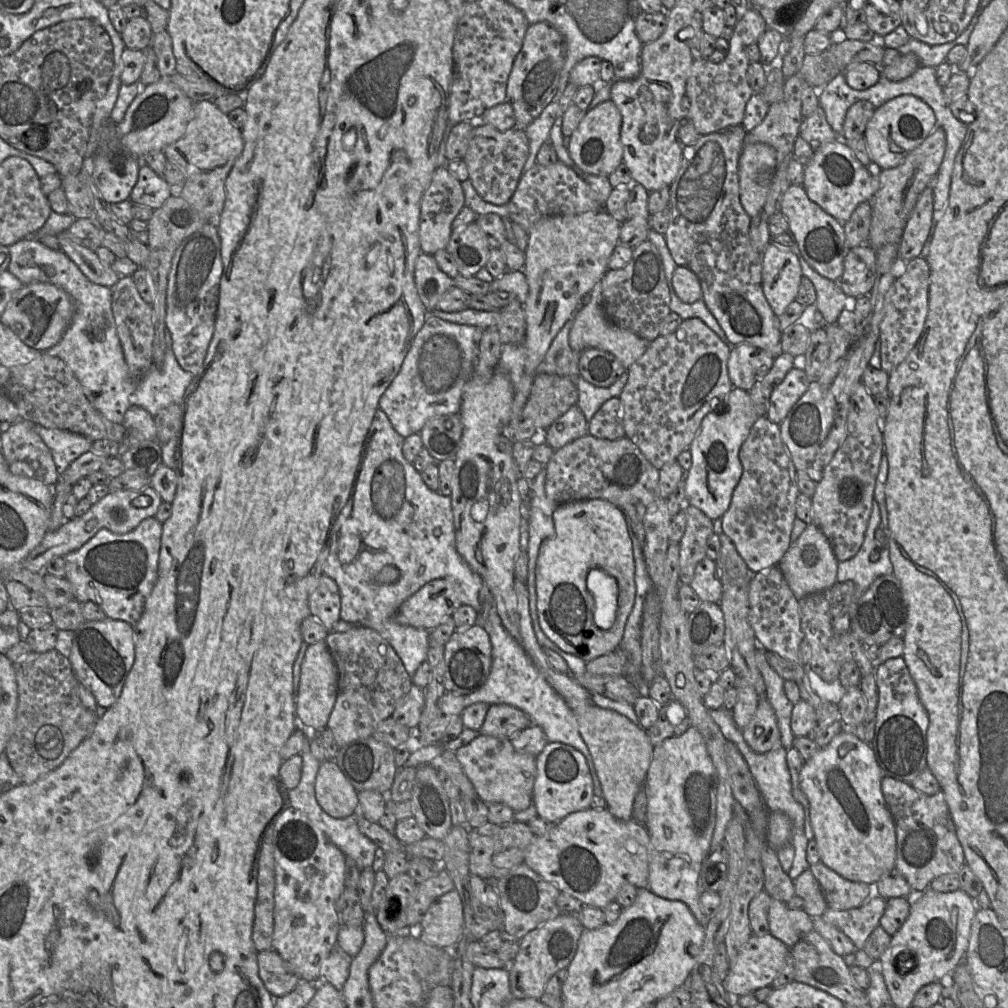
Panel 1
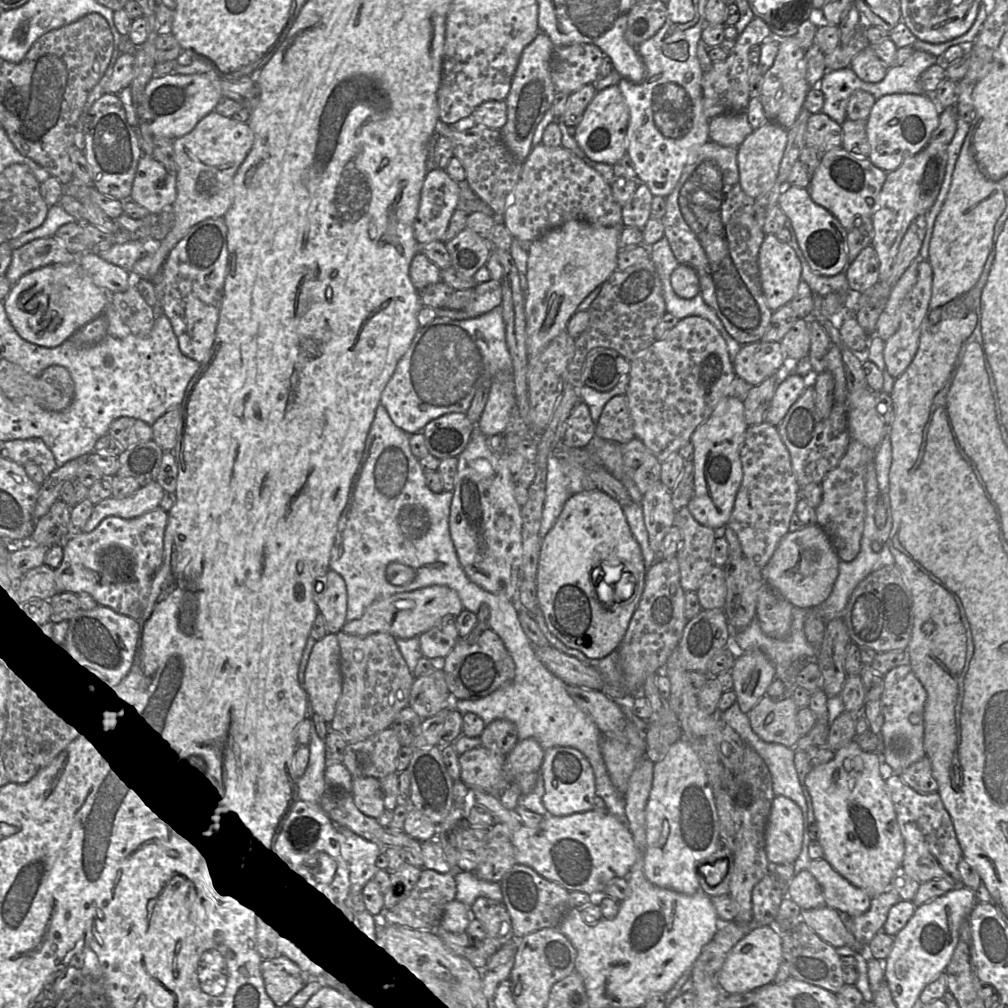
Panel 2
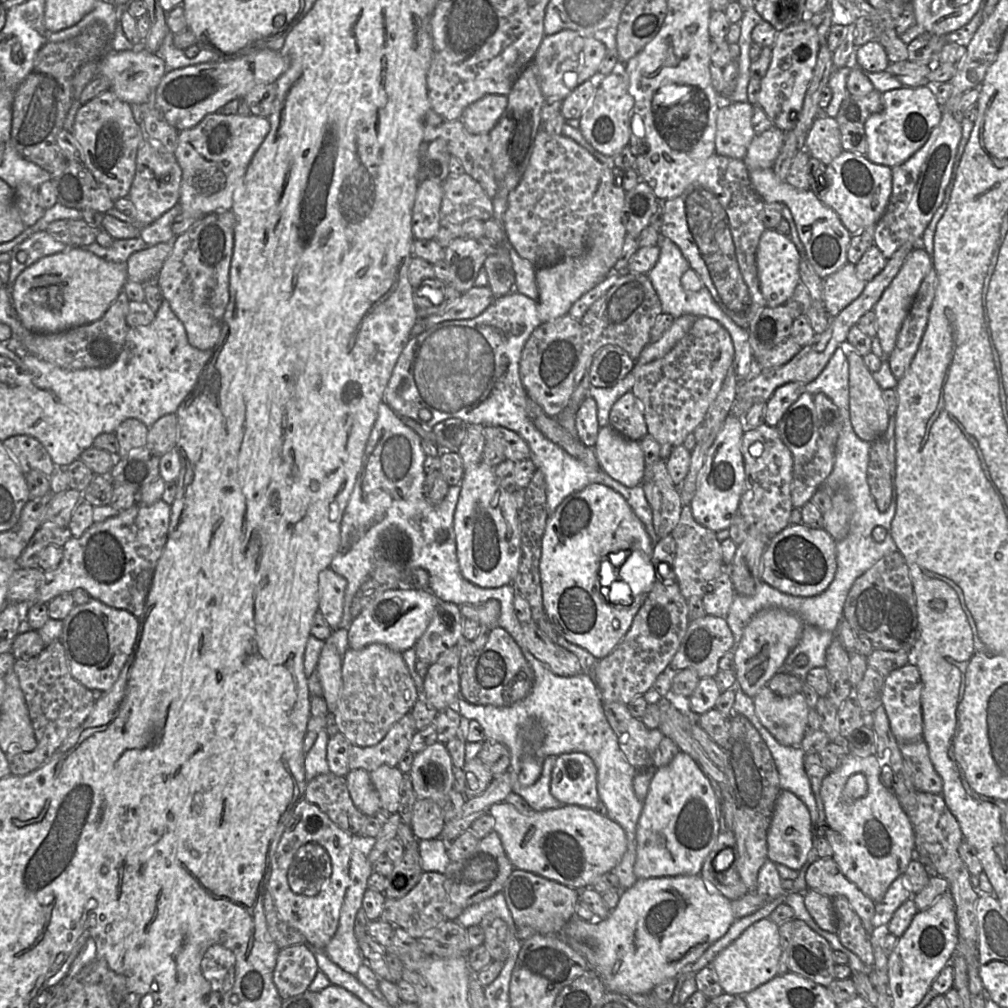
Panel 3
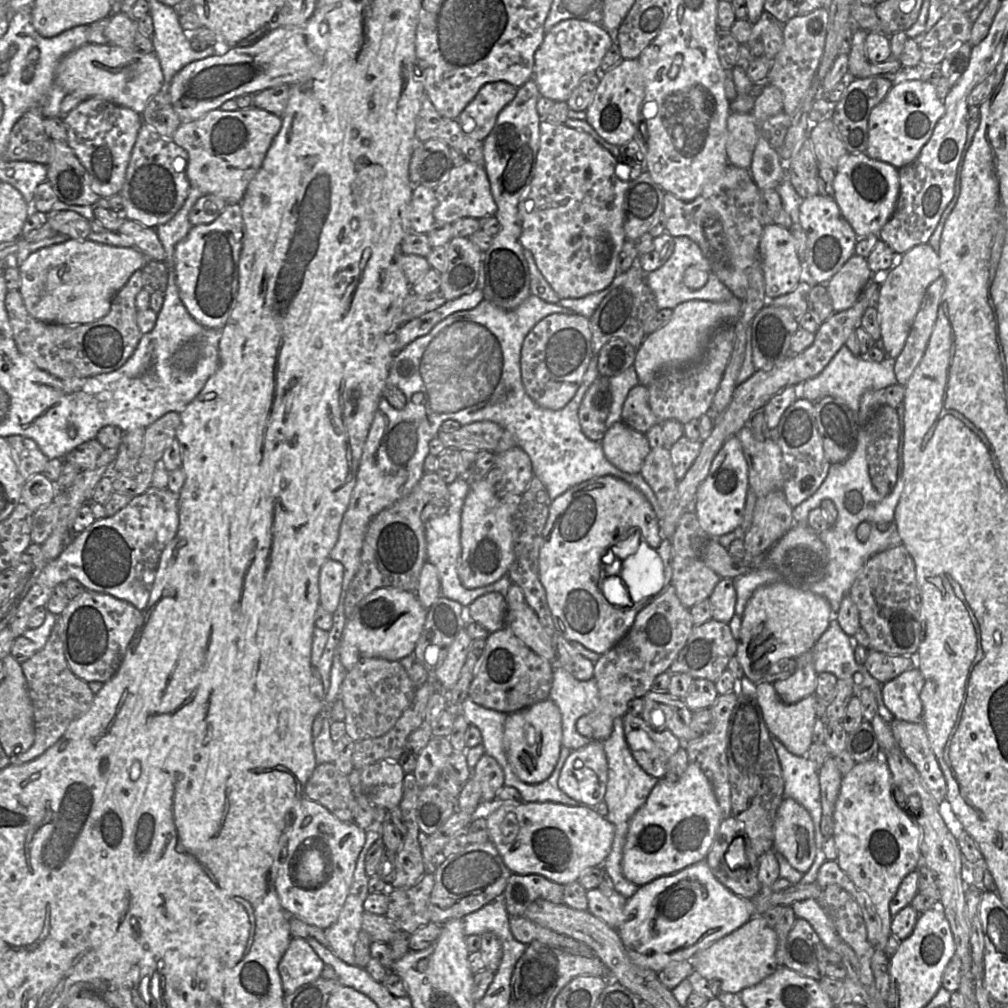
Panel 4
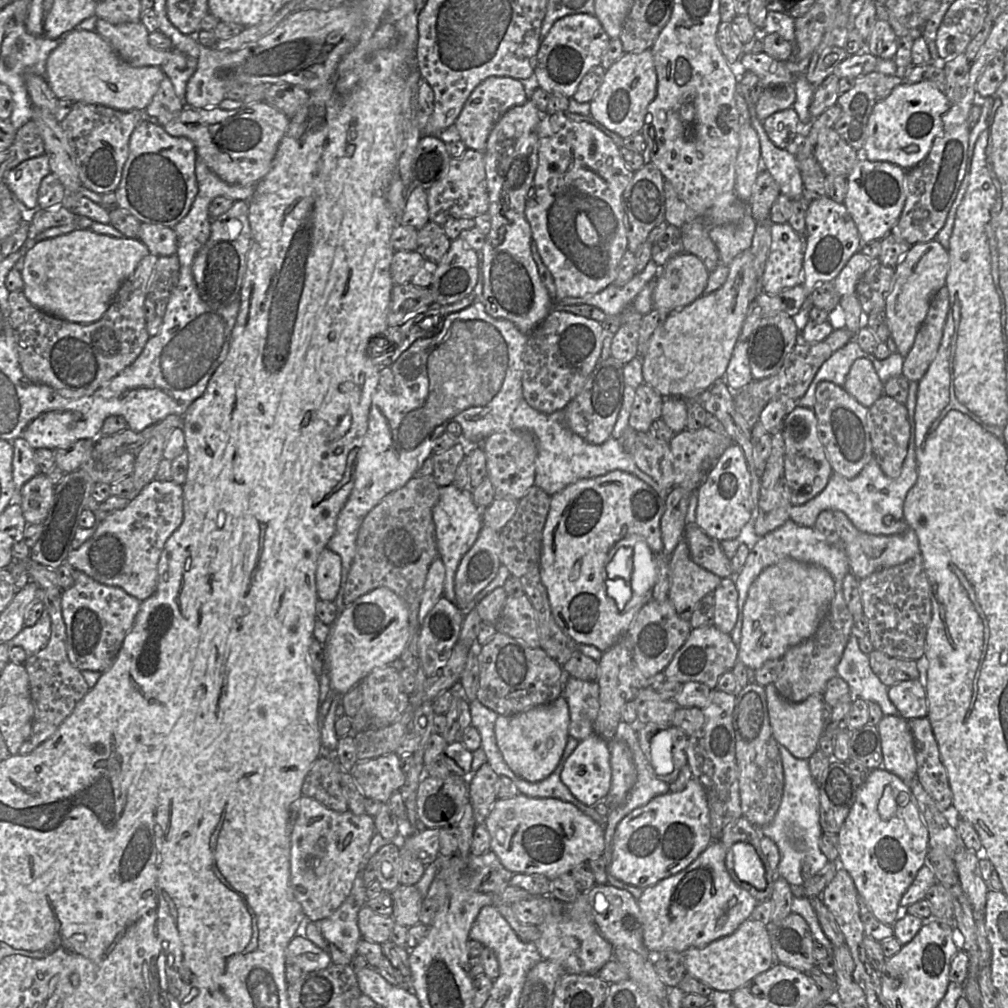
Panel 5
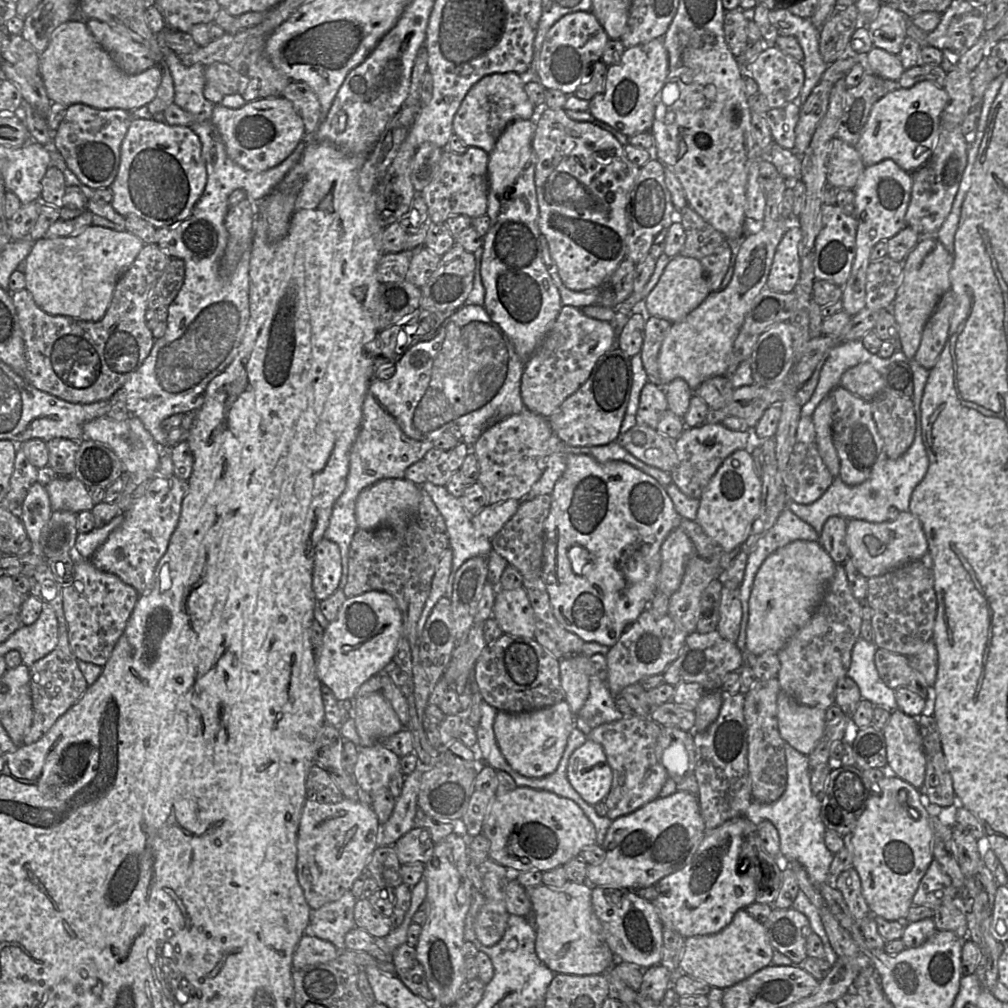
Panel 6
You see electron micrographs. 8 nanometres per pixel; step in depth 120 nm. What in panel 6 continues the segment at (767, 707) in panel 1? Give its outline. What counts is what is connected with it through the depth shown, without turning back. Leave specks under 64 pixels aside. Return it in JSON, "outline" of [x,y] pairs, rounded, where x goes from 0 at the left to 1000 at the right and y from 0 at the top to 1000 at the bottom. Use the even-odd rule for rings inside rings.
{"outline":[[[778,686],[771,691],[772,724],[776,733],[803,750],[819,721],[818,704],[792,697]]]}

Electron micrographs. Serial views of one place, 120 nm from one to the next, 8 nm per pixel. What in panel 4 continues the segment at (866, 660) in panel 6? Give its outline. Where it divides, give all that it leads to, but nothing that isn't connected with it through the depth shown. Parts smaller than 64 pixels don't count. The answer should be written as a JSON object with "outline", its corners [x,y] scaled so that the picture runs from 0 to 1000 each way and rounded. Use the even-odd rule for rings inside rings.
{"outline":[[[824,614],[820,625],[814,630],[811,637],[805,643],[810,667],[822,667],[827,669],[831,674],[840,676],[846,682],[847,689],[851,690],[852,687],[860,683],[866,687],[871,697],[871,709],[884,718],[888,714],[886,708],[878,700],[875,689],[875,681],[859,664],[858,660],[851,659],[848,656],[848,639],[846,632],[841,631],[833,622],[829,614]]]}

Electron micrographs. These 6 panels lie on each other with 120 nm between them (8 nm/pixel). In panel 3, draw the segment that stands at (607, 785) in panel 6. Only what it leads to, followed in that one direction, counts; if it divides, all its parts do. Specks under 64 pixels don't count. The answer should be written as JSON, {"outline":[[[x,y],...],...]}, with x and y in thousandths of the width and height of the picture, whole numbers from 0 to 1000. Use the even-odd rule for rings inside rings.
{"outline":[[[563,747],[553,751],[547,768],[546,786],[560,799],[590,804],[595,793],[592,762],[580,747]]]}

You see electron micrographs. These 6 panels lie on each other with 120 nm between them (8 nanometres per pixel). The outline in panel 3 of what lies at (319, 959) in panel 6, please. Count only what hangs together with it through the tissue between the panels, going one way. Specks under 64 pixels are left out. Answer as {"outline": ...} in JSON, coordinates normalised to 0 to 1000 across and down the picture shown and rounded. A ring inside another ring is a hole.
{"outline":[[[294,937],[277,942],[271,974],[278,989],[285,991],[305,983],[315,963],[313,942]]]}

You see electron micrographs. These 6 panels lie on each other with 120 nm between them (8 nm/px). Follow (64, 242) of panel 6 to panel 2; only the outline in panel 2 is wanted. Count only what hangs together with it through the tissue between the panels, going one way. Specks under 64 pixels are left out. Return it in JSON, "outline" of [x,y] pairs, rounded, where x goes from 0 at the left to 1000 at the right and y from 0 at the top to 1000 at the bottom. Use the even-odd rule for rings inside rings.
{"outline":[[[77,259],[52,262],[23,273],[4,298],[6,313],[21,335],[46,345],[55,345],[75,328],[103,311],[110,292],[95,284]]]}

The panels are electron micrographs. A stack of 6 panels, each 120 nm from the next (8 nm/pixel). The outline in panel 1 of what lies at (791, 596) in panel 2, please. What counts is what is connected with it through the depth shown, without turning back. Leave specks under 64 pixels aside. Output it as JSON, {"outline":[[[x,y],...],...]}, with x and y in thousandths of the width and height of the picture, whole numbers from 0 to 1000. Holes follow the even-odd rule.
{"outline":[[[809,519],[801,521],[794,533],[784,540],[772,562],[791,595],[820,586],[830,577],[831,556],[824,539]]]}

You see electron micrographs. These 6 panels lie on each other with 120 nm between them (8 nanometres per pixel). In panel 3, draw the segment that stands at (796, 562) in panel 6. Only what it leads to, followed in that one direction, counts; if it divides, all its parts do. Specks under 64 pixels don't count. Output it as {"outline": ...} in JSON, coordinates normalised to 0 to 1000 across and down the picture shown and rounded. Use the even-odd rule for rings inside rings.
{"outline":[[[759,604],[745,613],[728,643],[731,680],[741,690],[748,692],[775,664],[783,648],[792,639],[797,624],[798,618],[789,609],[777,604]]]}

